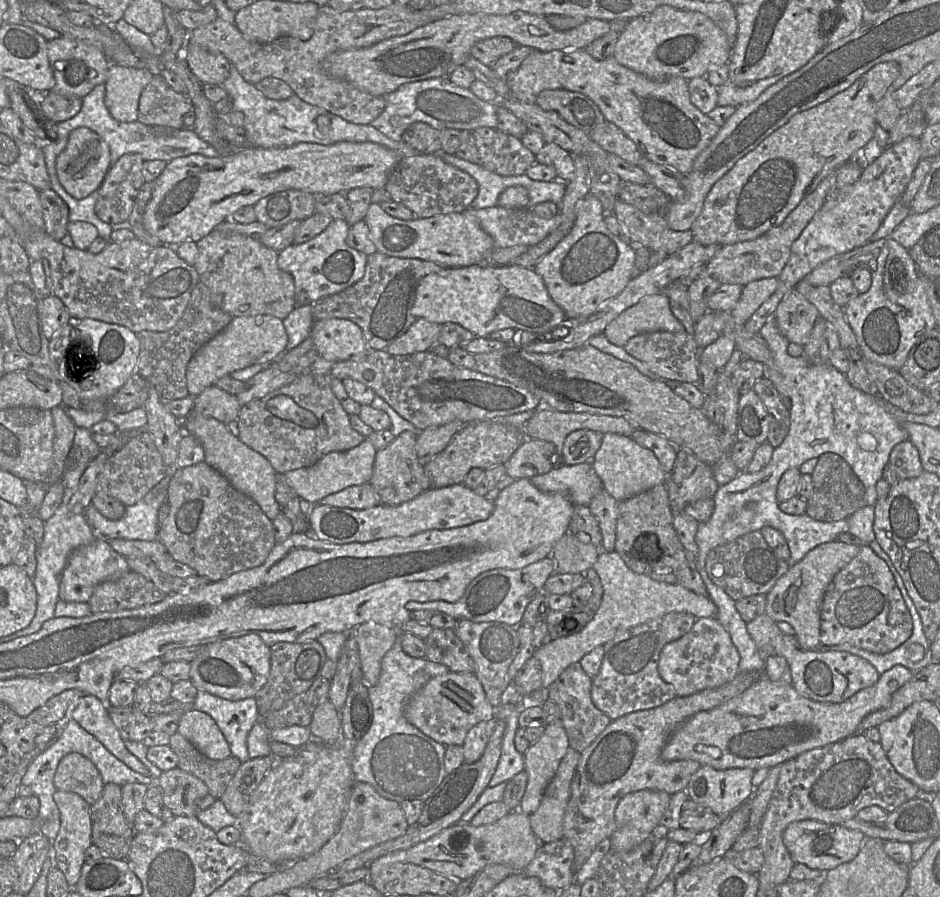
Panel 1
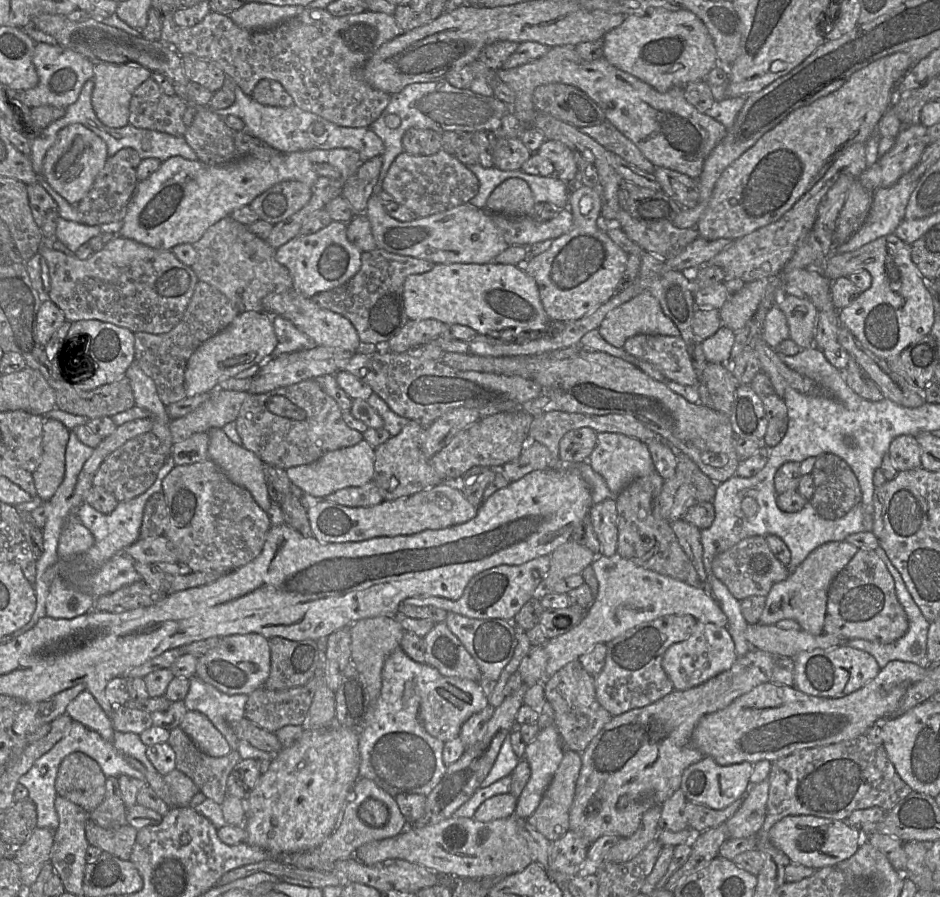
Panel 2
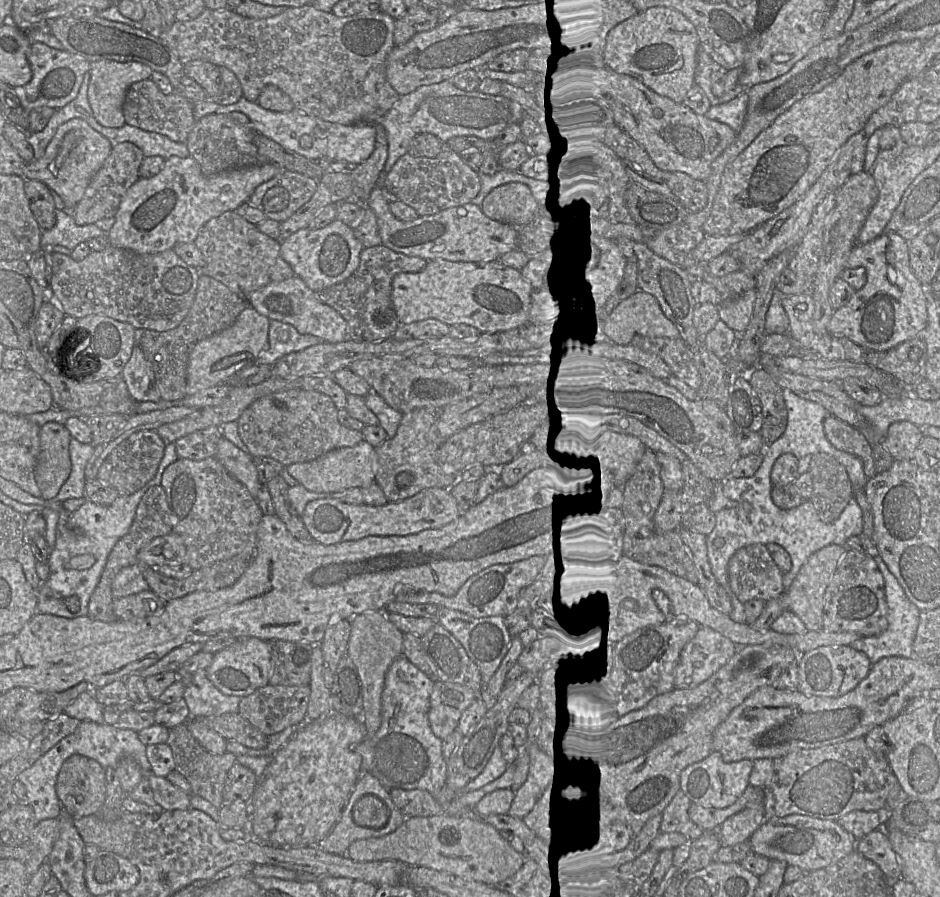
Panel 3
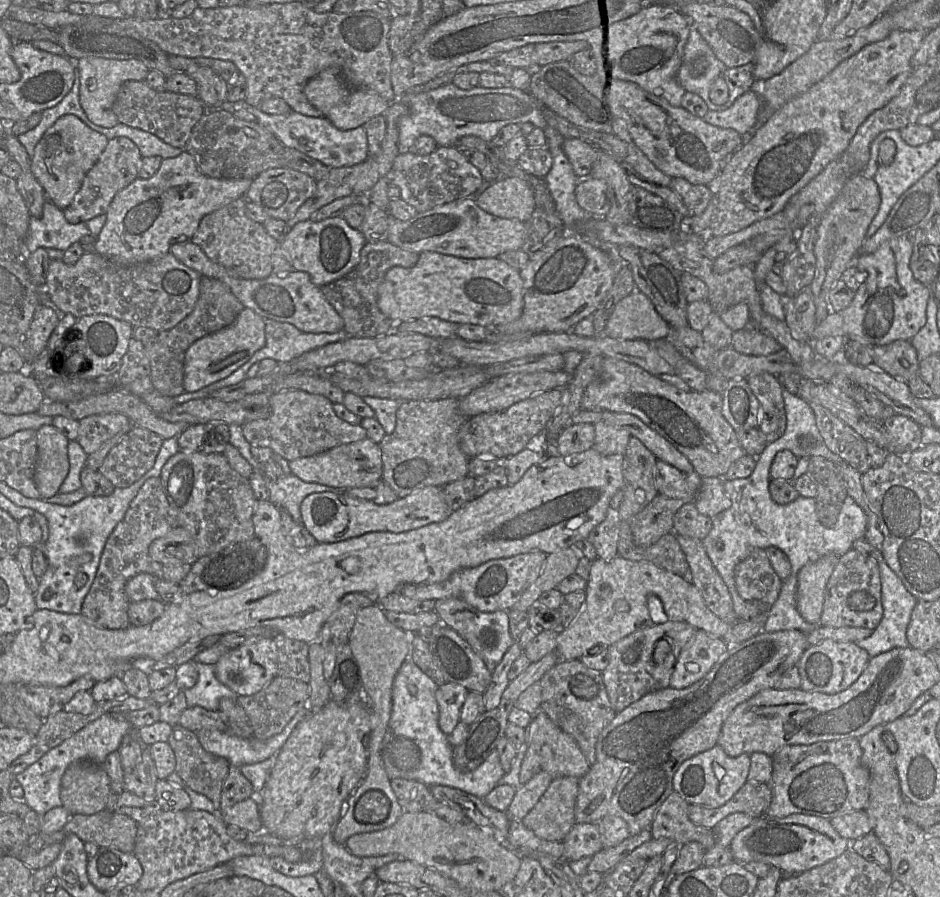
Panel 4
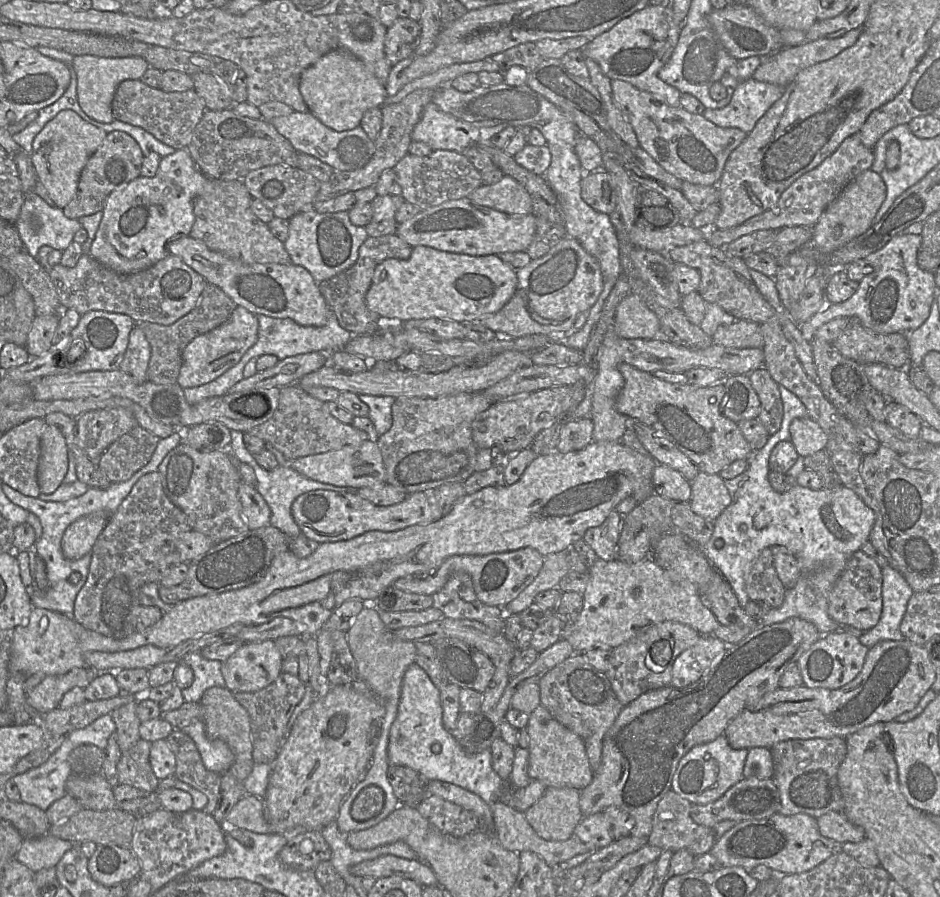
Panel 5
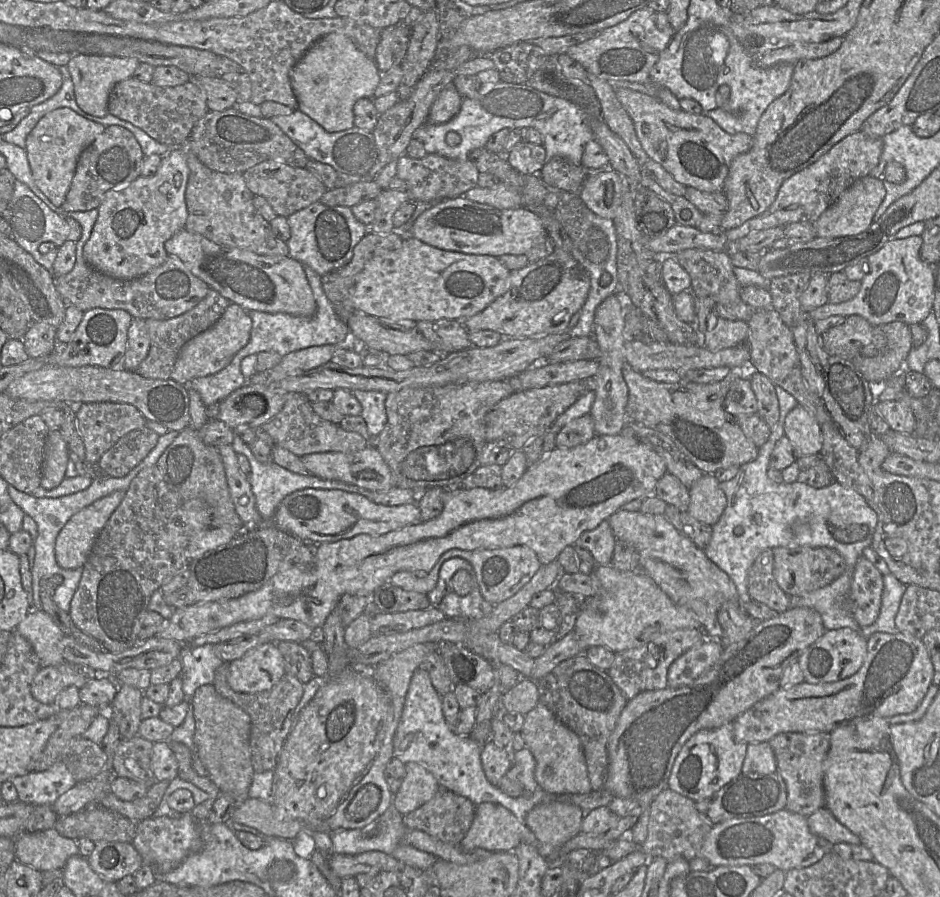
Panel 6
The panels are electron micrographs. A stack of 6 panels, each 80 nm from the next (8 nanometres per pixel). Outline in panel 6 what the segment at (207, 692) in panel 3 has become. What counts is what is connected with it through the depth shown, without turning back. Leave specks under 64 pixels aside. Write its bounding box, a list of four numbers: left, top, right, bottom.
[179,642,224,703]

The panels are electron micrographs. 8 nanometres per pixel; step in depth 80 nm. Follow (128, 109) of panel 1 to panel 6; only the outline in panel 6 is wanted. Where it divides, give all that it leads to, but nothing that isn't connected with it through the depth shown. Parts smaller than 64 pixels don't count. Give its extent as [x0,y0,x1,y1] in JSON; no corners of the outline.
[67,55,140,117]

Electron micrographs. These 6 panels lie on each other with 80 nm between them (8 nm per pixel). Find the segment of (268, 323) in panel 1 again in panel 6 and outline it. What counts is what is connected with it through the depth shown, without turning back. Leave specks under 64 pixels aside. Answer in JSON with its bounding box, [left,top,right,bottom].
[171,303,252,387]

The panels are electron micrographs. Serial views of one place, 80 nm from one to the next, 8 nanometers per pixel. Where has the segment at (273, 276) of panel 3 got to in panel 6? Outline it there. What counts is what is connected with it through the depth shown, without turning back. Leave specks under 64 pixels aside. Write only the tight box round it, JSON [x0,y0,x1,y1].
[182,141,289,256]

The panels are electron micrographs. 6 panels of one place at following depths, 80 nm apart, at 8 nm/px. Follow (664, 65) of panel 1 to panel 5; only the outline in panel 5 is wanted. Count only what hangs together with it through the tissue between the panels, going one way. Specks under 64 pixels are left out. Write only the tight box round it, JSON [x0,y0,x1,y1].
[581,4,682,108]

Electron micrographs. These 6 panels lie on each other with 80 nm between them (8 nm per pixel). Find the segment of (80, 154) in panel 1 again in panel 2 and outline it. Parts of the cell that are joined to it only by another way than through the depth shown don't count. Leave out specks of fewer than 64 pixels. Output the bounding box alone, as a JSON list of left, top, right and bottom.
[41,123,107,204]

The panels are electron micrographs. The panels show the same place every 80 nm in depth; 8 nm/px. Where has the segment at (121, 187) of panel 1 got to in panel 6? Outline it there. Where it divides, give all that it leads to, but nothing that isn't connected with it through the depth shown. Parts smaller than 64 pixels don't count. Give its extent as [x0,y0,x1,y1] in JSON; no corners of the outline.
[61,126,144,212]

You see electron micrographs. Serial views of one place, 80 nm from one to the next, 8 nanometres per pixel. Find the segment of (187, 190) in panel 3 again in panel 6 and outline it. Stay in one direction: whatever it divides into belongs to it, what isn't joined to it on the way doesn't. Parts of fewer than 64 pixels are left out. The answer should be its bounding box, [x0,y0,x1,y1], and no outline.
[83,147,189,280]

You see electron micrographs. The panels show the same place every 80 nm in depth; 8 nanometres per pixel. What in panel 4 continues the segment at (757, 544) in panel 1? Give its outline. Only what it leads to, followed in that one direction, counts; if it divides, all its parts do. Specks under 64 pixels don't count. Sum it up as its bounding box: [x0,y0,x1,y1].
[735,548,783,606]

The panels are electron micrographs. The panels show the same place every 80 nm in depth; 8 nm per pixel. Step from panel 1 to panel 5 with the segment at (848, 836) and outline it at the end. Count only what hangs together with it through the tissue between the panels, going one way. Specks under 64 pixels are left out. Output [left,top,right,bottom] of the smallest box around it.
[709,813,839,875]

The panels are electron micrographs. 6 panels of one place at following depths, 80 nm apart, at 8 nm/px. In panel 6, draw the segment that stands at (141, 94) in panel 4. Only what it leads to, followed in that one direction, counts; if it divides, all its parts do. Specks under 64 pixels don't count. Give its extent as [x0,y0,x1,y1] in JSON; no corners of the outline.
[108,77,209,147]

